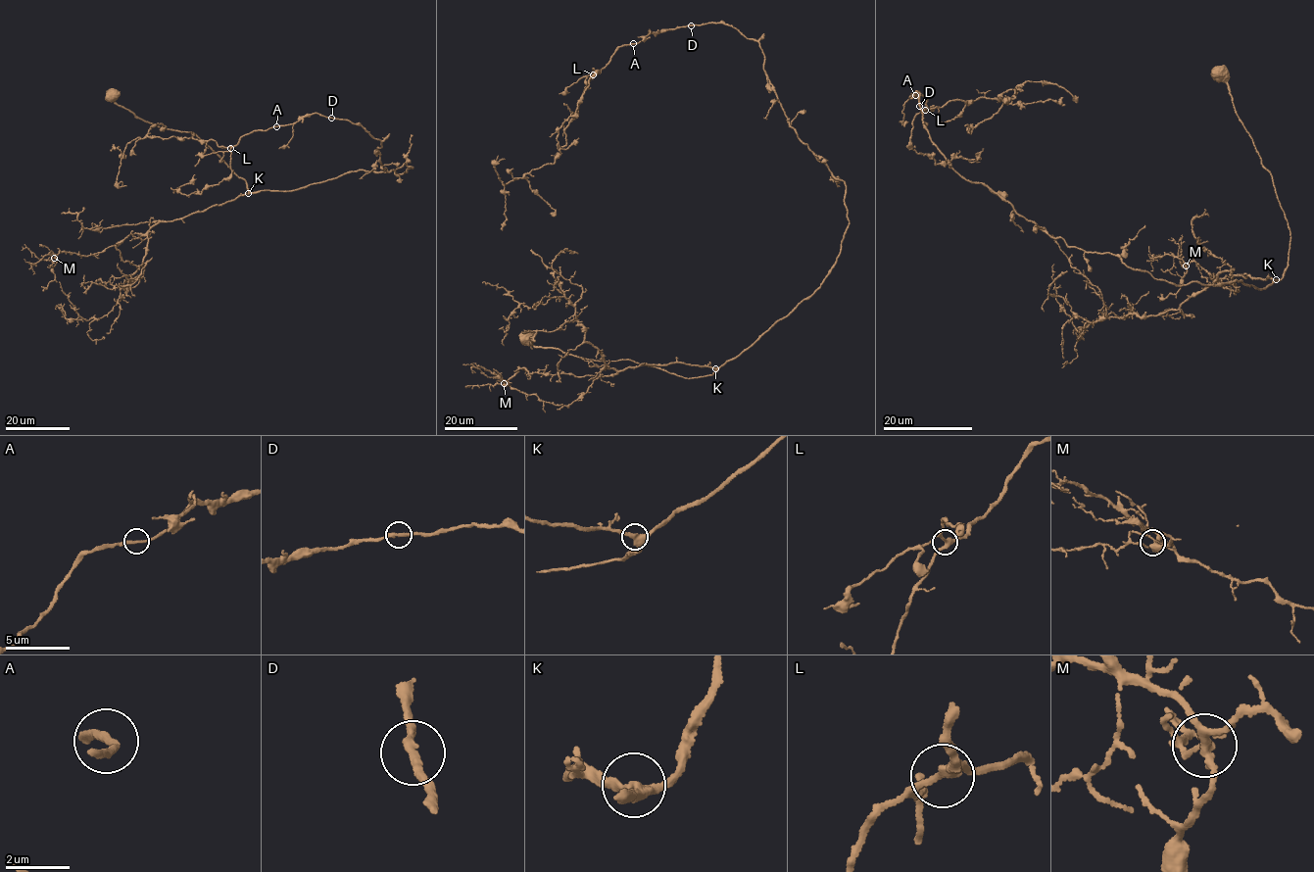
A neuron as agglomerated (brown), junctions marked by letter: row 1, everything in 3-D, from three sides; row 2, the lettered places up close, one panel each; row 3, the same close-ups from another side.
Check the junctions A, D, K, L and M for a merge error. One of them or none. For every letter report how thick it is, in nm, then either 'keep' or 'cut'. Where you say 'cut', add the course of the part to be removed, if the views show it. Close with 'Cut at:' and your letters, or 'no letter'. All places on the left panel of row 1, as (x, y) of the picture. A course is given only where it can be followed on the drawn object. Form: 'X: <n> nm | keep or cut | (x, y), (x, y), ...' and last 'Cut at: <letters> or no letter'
A: 220 nm | keep
D: 260 nm | keep
K: 260 nm | keep
L: 260 nm | keep
M: 190 nm | keep
Cut at: no letter

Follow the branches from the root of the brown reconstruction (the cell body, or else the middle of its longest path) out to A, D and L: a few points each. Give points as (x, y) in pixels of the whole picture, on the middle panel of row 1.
A: (527, 337), (708, 375), (812, 295), (840, 252), (846, 185), (789, 124), (759, 44), (710, 23), (633, 43)
D: (527, 337), (708, 375), (835, 262), (844, 182), (789, 124), (759, 44), (691, 24)
L: (527, 337), (713, 374), (814, 293), (849, 221), (844, 182), (733, 27), (648, 32), (593, 74)

